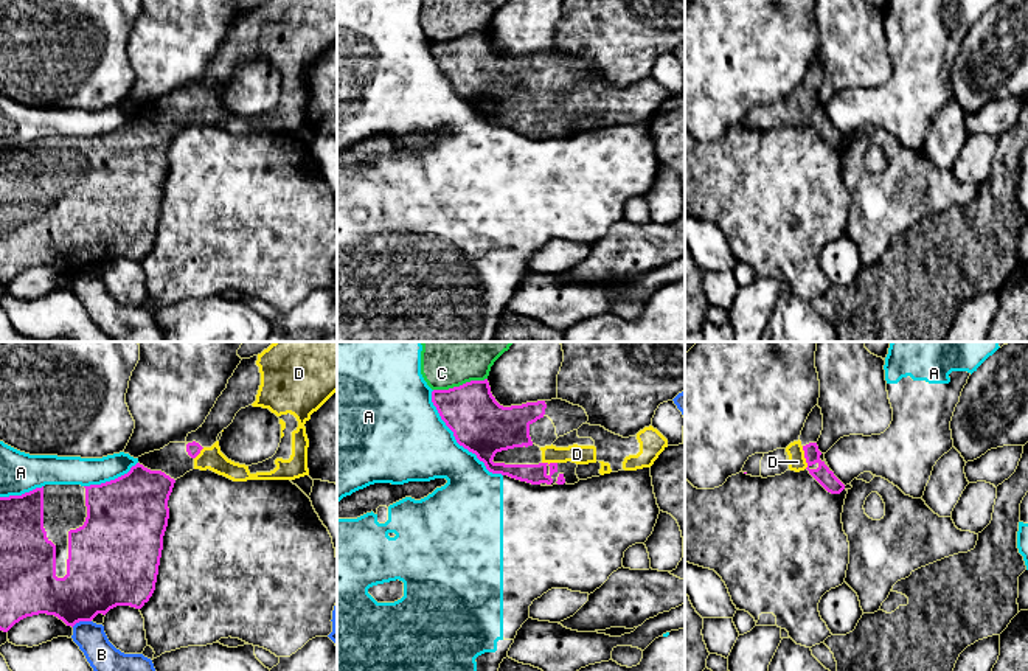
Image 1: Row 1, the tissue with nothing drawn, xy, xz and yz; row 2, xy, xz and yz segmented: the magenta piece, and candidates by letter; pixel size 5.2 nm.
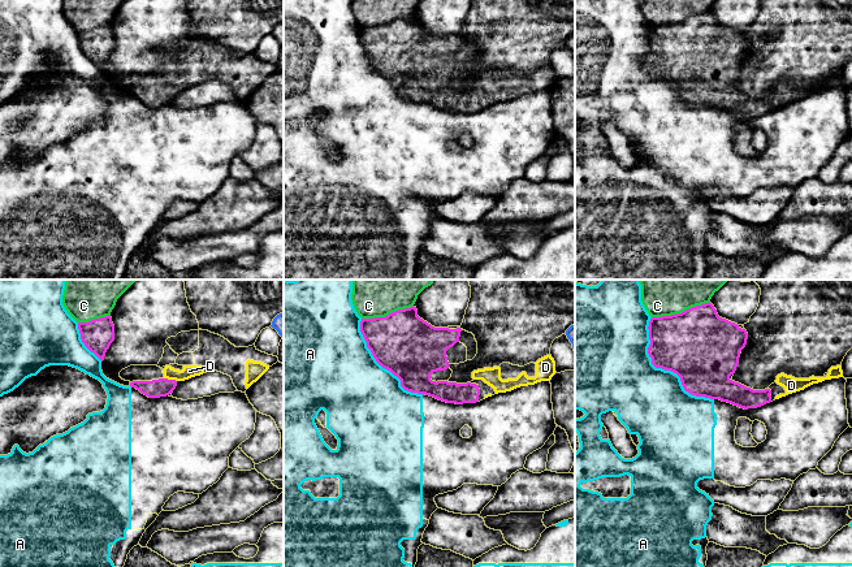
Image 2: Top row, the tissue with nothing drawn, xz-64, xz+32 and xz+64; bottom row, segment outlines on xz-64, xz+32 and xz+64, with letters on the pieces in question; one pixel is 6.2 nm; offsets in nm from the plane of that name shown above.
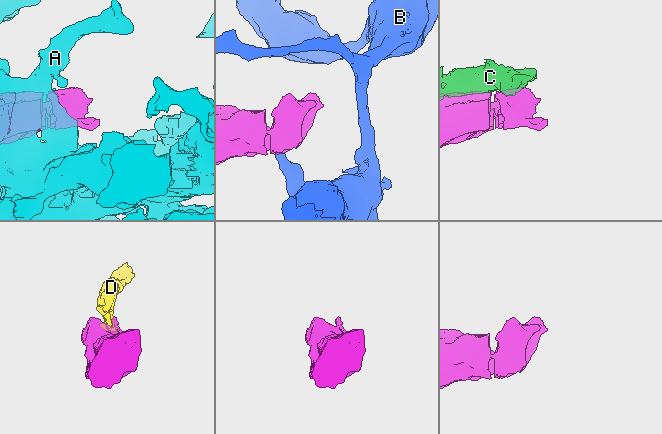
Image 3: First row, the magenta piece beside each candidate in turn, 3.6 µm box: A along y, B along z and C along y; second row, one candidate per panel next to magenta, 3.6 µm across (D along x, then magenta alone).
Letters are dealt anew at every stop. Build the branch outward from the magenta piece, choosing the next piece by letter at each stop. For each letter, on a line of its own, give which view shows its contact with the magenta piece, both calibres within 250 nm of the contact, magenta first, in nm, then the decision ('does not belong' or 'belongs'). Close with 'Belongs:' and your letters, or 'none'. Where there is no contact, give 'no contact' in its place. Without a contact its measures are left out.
A: meets magenta in xz; 300 nm thick on the magenta side, 420 nm on the other; does not belong
B: meets magenta in xy; 360 nm thick on the magenta side, 160 nm on the other; does not belong
C: meets magenta in xz; 300 nm thick on the magenta side, 400 nm on the other; does not belong
D: meets magenta in yz; 90 nm thick on the magenta side, 90 nm on the other; belongs
Belongs: D

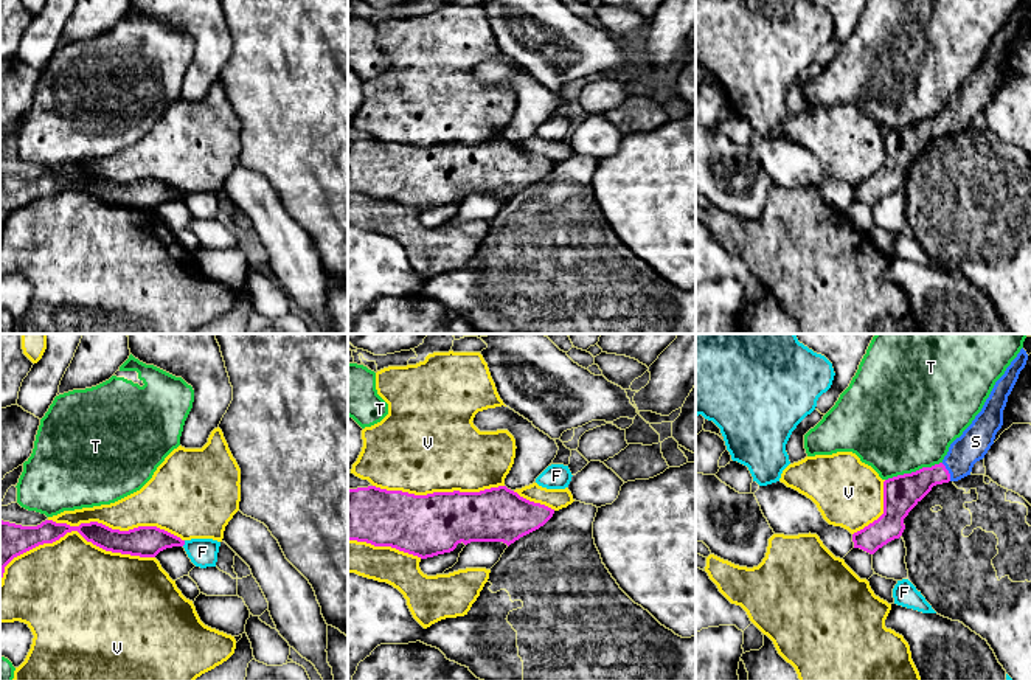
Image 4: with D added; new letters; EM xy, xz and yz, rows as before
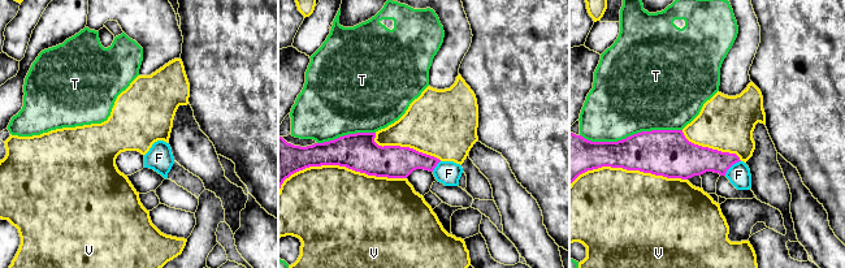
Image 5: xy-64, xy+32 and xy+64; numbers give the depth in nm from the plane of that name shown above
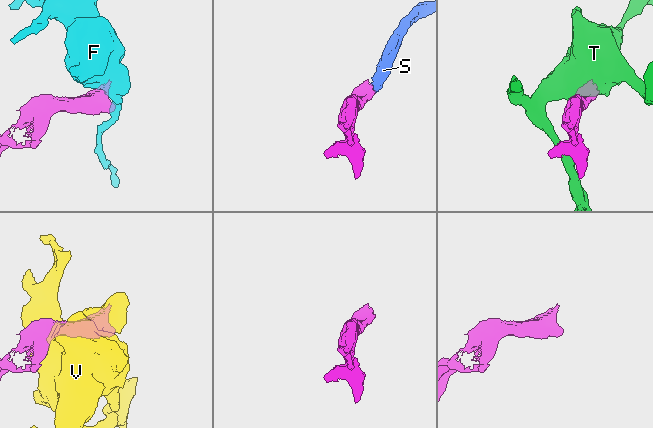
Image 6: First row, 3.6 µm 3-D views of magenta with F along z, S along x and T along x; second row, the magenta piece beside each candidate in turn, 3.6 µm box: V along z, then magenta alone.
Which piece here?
F: meets magenta in xy; 160 nm thick on the magenta side, 140 nm on the other; does not belong
S: meets magenta in yz; 180 nm thick on the magenta side, 160 nm on the other; belongs
T: meets magenta in yz; 190 nm thick on the magenta side, 480 nm on the other; does not belong
V: meets magenta in xy; 130 nm thick on the magenta side, 440 nm on the other; does not belong
Belongs: S

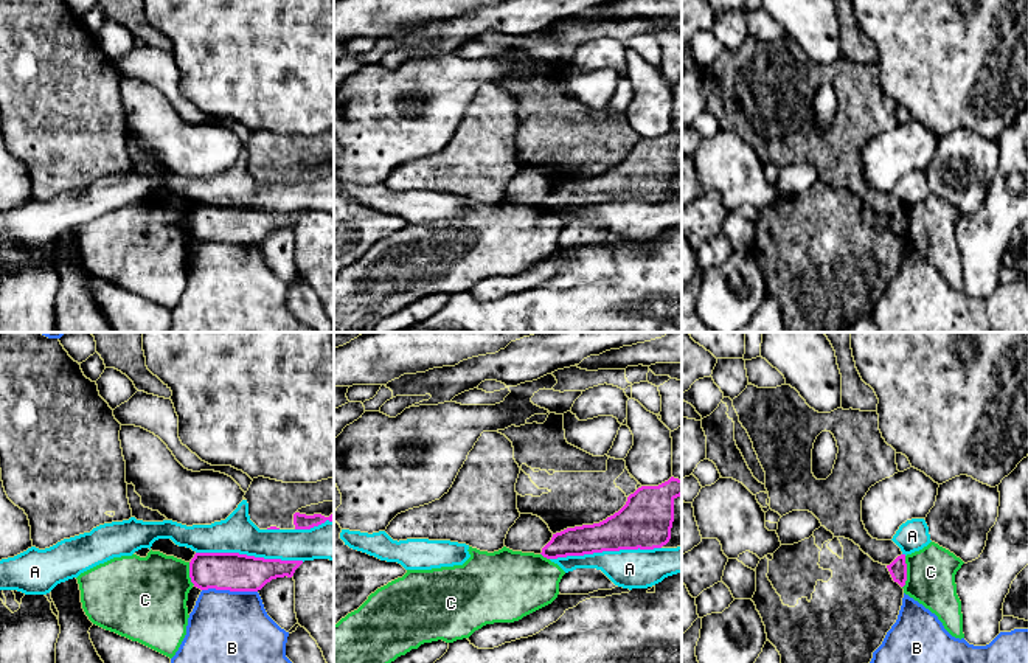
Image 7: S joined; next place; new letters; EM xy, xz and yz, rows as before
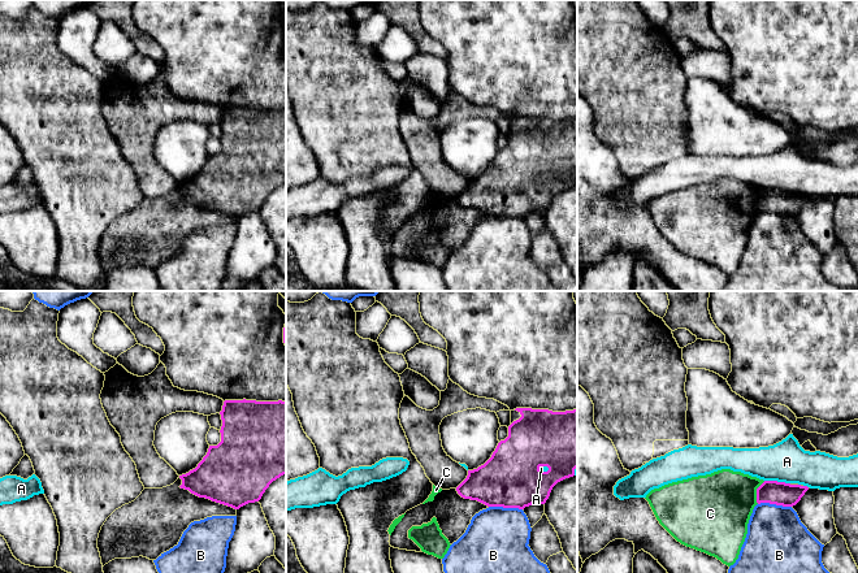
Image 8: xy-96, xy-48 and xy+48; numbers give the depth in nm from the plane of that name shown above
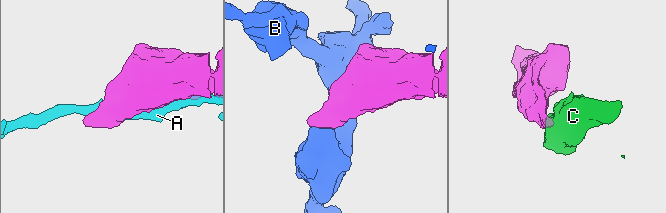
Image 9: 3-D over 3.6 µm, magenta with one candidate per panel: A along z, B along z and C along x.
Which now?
A: meets magenta in xz; 280 nm thick on the magenta side, 200 nm on the other; does not belong
B: meets magenta in xy; 200 nm thick on the magenta side, 380 nm on the other; does not belong
C: meets magenta in yz; 100 nm thick on the magenta side, 260 nm on the other; does not belong
Belongs: none

